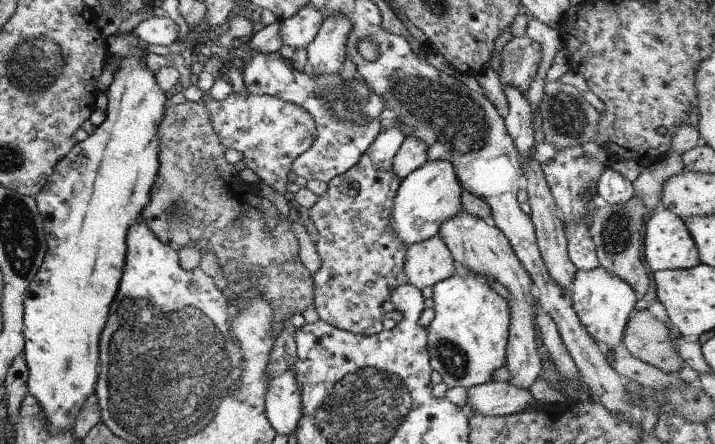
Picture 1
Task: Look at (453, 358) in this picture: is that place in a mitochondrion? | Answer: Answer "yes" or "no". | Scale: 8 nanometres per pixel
yes

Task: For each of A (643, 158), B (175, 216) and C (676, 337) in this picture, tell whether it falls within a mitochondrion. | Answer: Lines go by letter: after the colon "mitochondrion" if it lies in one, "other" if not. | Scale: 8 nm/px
A: other
B: mitochondrion
C: other

